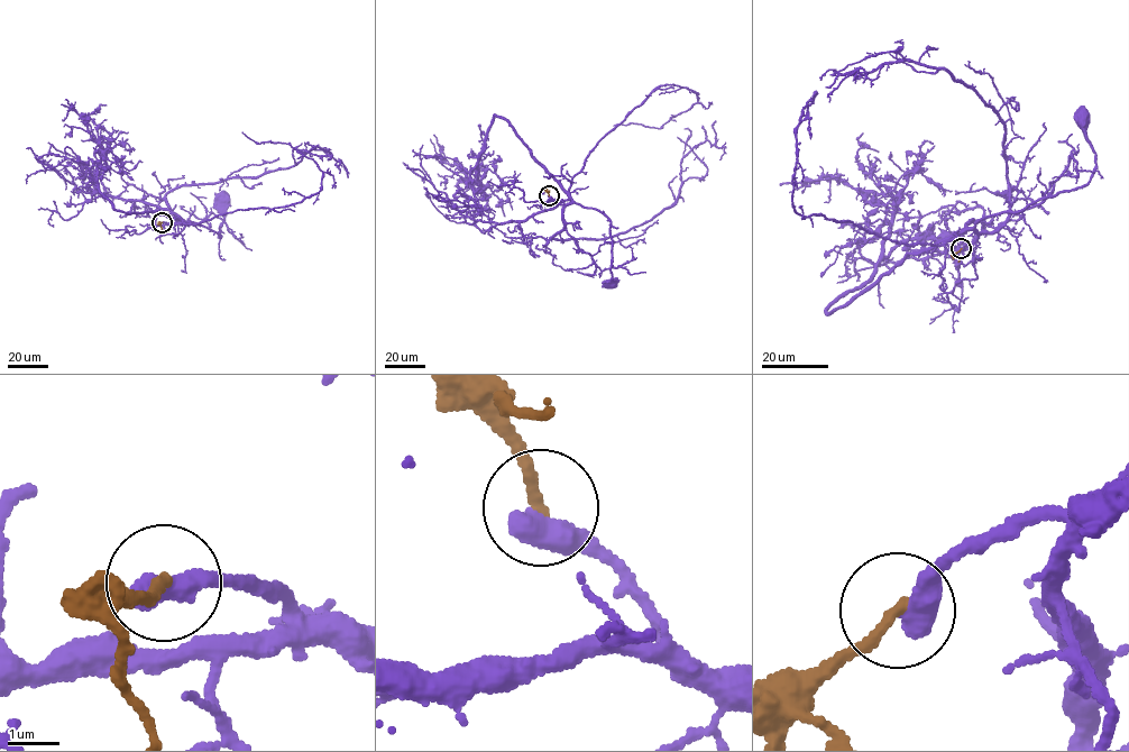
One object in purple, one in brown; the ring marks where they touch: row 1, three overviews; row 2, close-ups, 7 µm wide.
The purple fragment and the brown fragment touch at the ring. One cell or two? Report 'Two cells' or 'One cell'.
Two cells

